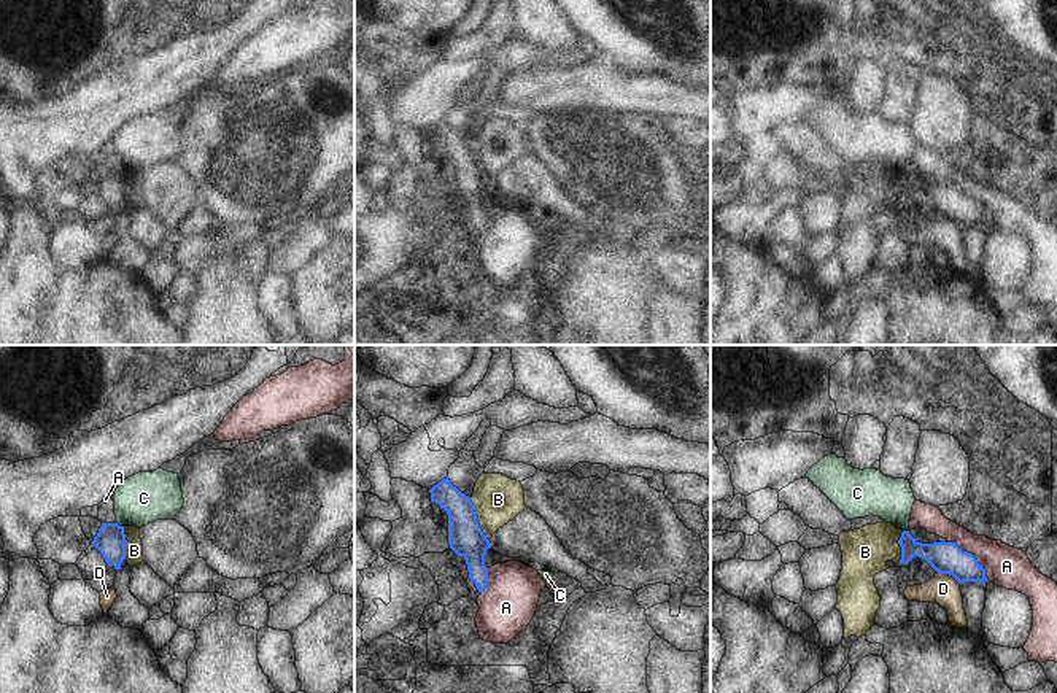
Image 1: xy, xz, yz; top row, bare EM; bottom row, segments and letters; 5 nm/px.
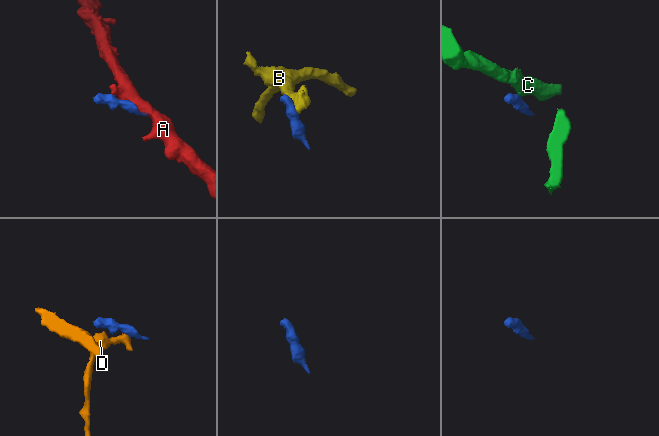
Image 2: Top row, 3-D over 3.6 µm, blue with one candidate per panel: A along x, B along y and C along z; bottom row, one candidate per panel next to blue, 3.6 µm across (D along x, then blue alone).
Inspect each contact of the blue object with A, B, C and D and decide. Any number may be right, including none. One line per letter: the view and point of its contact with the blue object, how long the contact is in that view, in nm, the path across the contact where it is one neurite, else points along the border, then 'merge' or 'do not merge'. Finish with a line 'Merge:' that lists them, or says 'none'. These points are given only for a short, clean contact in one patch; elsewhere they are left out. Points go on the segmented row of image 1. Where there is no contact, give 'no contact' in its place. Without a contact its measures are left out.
A: yz (973, 555) | 300 nm | do not merge
B: xz (476, 520) | 240 nm | along xz (469, 498), (476, 520), (488, 541) | do not merge
C: xy (118, 525) | 50 nm | along xy (116, 522), (123, 526) | do not merge
D: yz (948, 572) | 140 nm | along yz (936, 571), (948, 572), (959, 584) | do not merge
Merge: none

